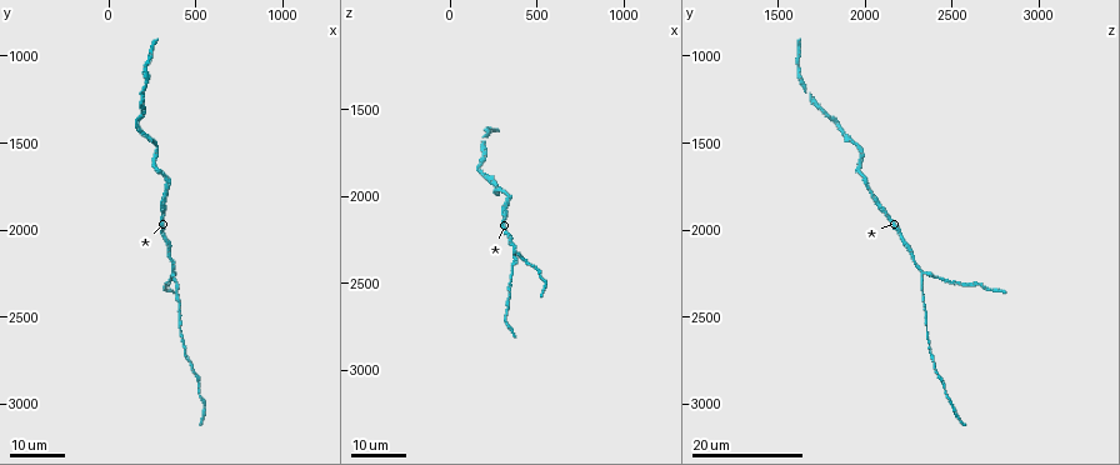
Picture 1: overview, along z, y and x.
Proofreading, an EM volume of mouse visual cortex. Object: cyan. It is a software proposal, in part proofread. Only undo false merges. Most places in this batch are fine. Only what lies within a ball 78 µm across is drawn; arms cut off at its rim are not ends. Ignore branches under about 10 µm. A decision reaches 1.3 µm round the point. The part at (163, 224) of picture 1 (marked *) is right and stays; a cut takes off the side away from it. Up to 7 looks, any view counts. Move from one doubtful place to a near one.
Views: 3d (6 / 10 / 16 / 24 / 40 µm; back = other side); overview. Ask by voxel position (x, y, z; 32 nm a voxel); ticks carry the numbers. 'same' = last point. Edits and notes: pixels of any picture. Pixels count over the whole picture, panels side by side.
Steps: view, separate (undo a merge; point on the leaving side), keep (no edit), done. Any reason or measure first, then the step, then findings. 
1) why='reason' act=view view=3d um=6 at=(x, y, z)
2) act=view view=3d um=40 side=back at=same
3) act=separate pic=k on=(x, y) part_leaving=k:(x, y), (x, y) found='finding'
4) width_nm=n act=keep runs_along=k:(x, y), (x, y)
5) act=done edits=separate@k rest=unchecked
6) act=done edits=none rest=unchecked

why='narrows sharply' act=view view=3d um=24 at=(420, 2660, 2360)

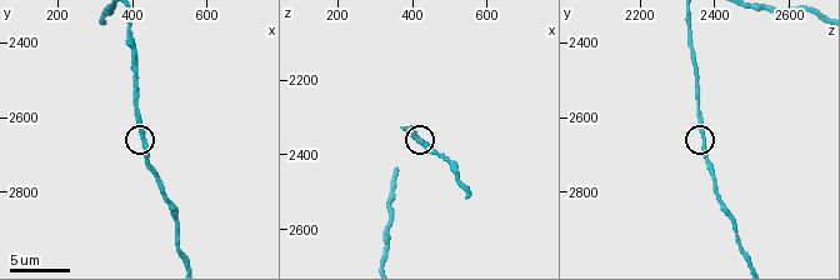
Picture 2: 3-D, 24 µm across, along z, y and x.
why='zoom in' act=view view=3d um=6 at=(440, 2660, 2370)

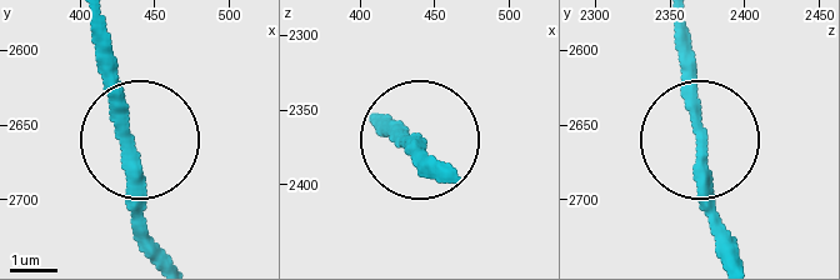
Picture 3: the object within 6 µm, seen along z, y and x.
act=keep runs_along=3:(375, 119), (430, 154) found='one cell here'

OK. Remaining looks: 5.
why='sudden change in width' act=view view=3d um=10 at=(490, 2830, 2420)

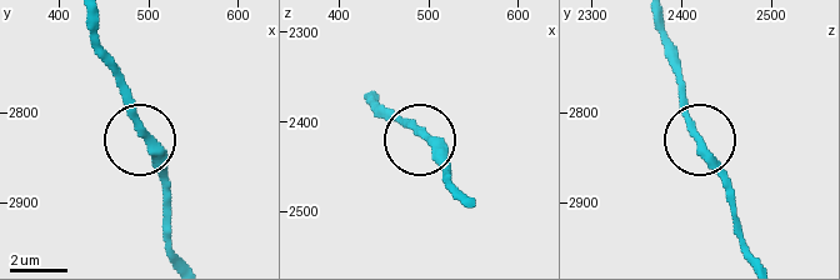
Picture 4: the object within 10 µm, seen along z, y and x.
act=keep runs_along=4:(664, 23), (690, 124), (733, 185) found='continuous, no second cell'

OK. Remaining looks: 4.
why='three-way junction' act=view view=3d um=24 at=(360, 2260, 2340)

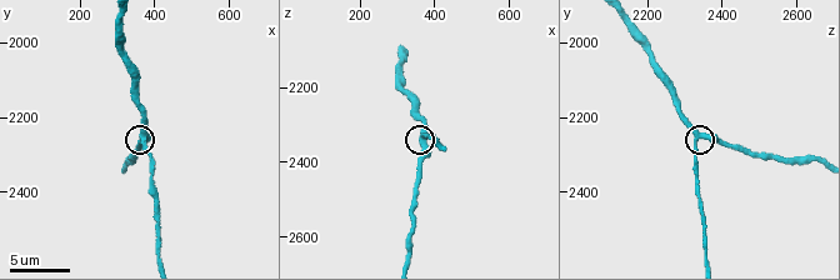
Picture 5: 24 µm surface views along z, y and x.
act=view view=3d um=6 at=(370, 2250, 2340)

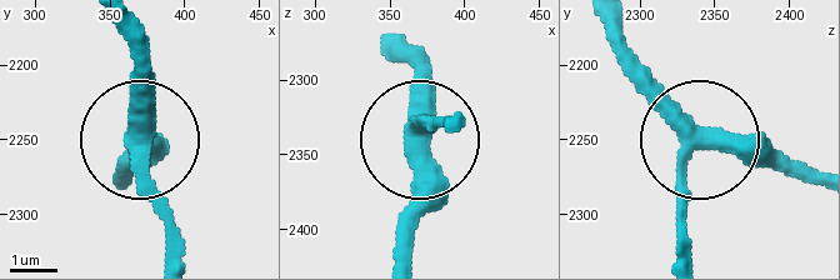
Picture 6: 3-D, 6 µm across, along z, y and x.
side_arm_um=18 arms=3 act=keep found='one cell here'

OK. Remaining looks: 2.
why='calibre changes' act=view view=3d um=24 at=(220, 1180, 1660)

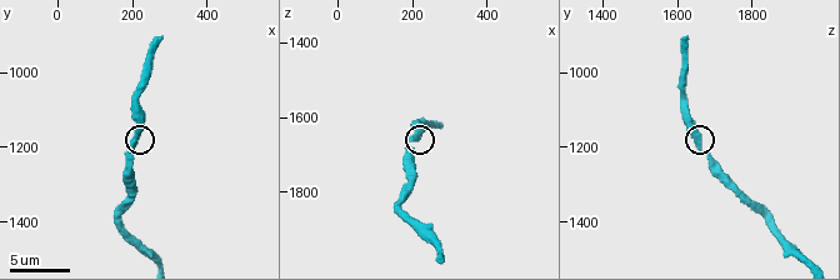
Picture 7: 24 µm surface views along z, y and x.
why='closer look' act=view view=3d um=6 at=(200, 1190, 1660)

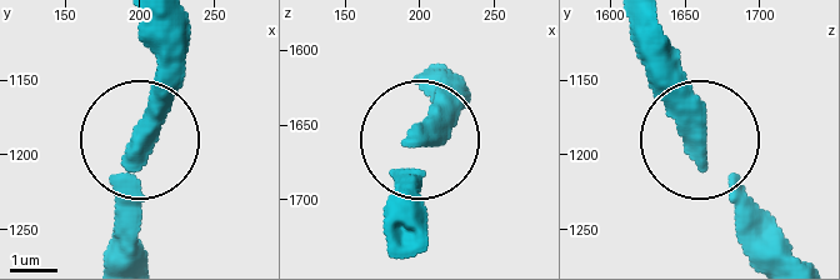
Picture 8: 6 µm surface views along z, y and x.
act=keep found='one cell here'

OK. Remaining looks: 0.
act=done edits=none rest=unchecked

